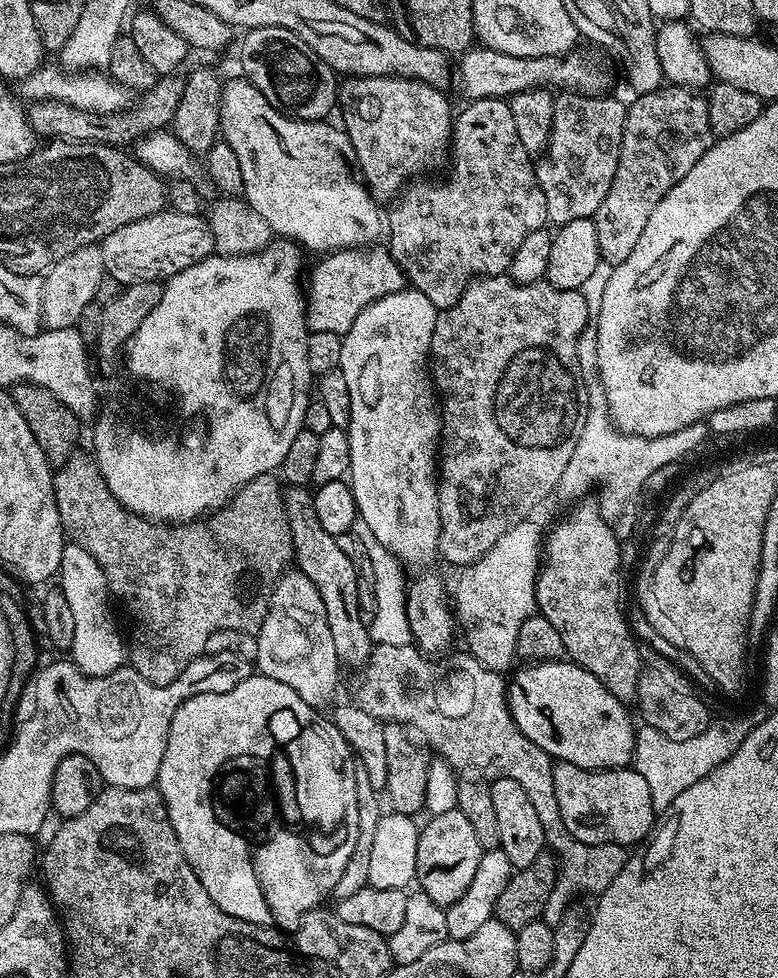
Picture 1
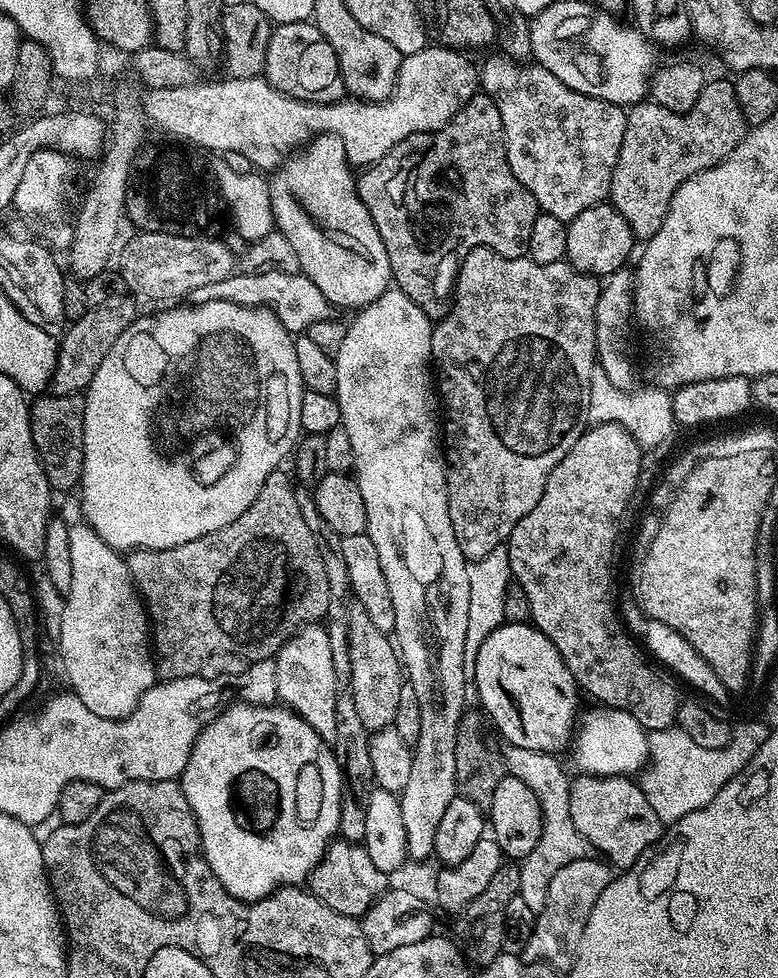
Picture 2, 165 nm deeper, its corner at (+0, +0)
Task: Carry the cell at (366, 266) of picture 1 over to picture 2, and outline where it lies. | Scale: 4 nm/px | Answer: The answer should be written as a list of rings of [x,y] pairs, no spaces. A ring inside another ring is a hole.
[[[237,271],[227,276],[222,282],[214,282],[210,286],[202,286],[194,290],[191,299],[196,302],[205,300],[225,300],[241,304],[247,308],[270,308],[272,313],[282,322],[282,326],[290,333],[307,333],[314,322],[333,319],[334,305],[329,302],[310,282],[310,278],[295,272],[294,274],[278,274],[277,272],[246,272]]]

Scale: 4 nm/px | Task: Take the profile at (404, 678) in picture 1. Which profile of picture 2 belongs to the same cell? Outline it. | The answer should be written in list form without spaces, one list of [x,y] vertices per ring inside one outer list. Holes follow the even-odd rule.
[[[513,744],[503,749],[504,766],[507,775],[518,778],[534,790],[538,798],[538,806],[542,806],[542,838],[538,838],[538,846],[530,850],[523,860],[519,861],[520,870],[520,897],[526,901],[526,906],[536,913],[546,906],[546,890],[550,890],[550,878],[566,866],[566,862],[575,860],[590,860],[597,855],[594,845],[574,826],[574,818],[570,814],[570,776],[564,773],[557,757],[551,752],[526,750]]]

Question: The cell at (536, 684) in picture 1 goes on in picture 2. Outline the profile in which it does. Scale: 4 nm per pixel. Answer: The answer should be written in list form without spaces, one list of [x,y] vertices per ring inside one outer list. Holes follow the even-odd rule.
[[[503,622],[489,634],[478,650],[474,692],[480,695],[479,707],[486,713],[495,731],[501,737],[505,736],[508,744],[553,754],[560,754],[563,748],[565,751],[571,745],[578,724],[578,685],[566,662],[562,662],[562,654],[558,654],[554,642],[539,632],[535,624]]]

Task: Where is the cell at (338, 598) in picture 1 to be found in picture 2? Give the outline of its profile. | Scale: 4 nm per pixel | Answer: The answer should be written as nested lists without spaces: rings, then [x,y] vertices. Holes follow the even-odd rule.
[[[348,604],[348,641],[350,642],[350,690],[354,690],[354,707],[358,710],[362,726],[371,734],[392,727],[394,714],[398,714],[398,694],[406,682],[400,656],[394,652],[389,633],[378,630],[362,606]]]

